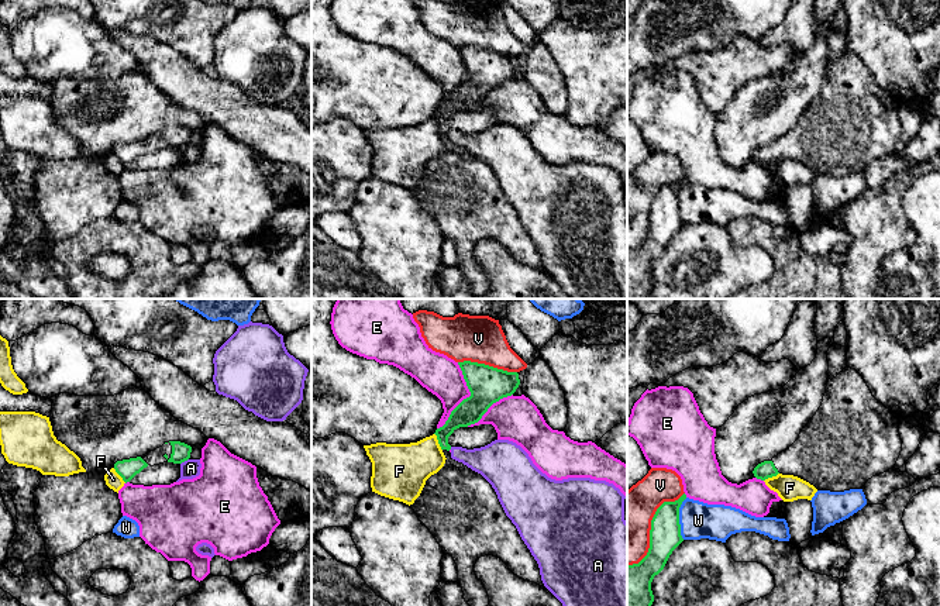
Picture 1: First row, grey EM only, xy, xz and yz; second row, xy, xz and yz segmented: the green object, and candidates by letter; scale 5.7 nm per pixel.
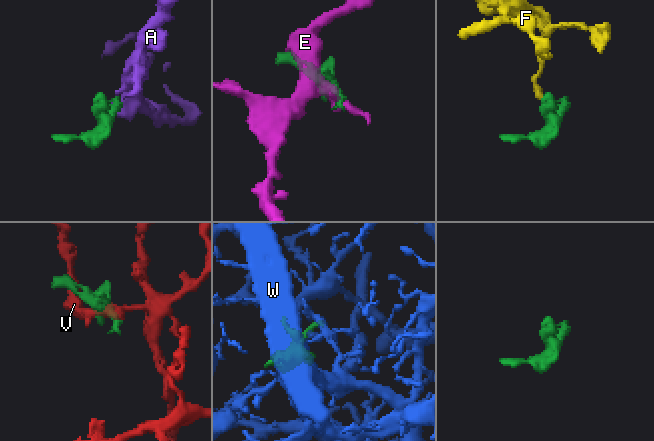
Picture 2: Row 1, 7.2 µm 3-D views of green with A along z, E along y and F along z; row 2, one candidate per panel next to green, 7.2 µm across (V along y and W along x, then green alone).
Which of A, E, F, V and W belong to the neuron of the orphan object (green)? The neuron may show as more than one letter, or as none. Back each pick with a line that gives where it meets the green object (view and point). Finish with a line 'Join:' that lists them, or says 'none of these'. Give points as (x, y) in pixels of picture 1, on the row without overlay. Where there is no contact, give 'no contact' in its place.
Join: none of these

